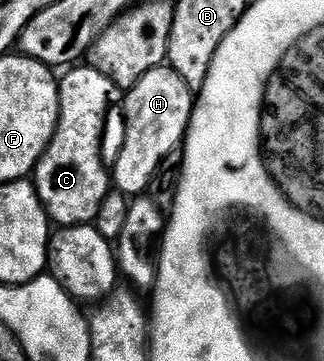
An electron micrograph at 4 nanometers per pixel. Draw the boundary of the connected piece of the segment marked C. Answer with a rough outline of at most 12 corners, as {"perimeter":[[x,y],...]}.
{"perimeter":[[90,64],[60,83],[34,171],[53,223],[95,223],[110,192],[104,125],[116,85]]}

